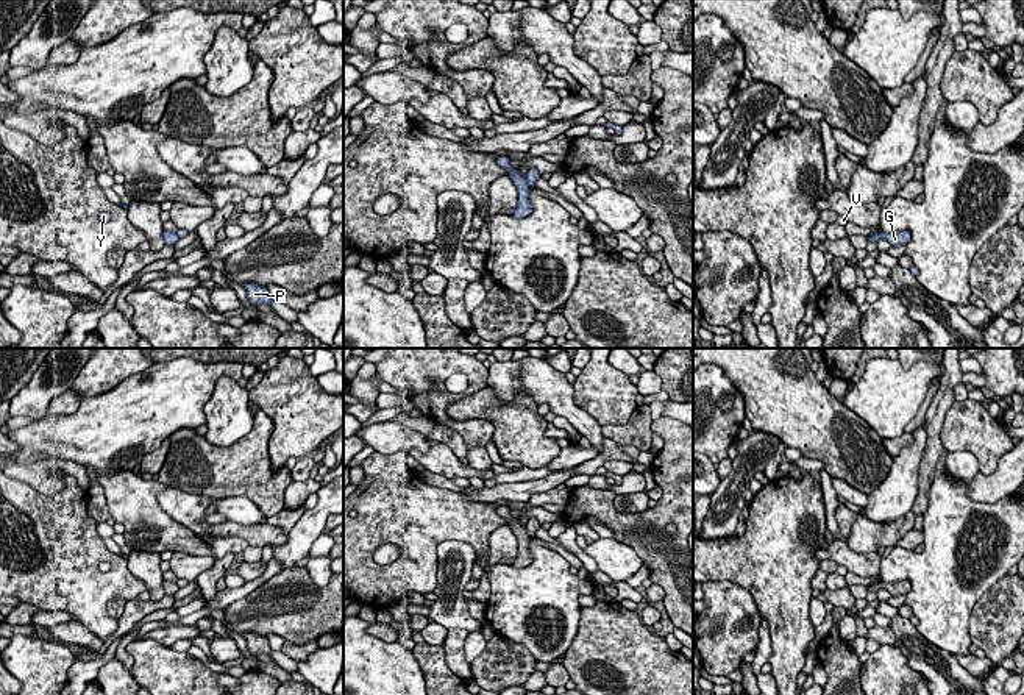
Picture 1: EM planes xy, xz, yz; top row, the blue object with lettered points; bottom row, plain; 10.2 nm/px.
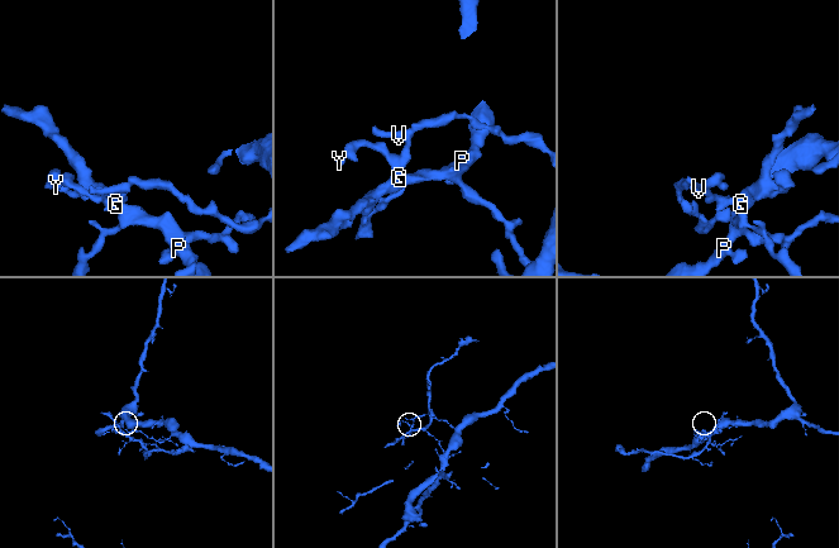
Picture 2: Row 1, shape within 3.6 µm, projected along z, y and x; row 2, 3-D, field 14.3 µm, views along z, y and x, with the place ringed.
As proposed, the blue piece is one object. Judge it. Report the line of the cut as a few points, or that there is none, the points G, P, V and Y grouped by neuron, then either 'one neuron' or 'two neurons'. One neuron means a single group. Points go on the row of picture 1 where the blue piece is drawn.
cut xz (525, 177), (529, 188); groups G P Y / V; two neurons

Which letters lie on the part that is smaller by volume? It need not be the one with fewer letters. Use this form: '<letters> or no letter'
G, P, Y

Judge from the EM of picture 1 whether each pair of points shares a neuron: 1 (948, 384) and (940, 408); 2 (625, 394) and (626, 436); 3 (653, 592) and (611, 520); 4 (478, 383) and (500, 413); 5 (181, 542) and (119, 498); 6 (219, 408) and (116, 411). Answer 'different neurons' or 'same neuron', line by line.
1: same neuron
2: different neurons
3: different neurons
4: different neurons
5: same neuron
6: different neurons

